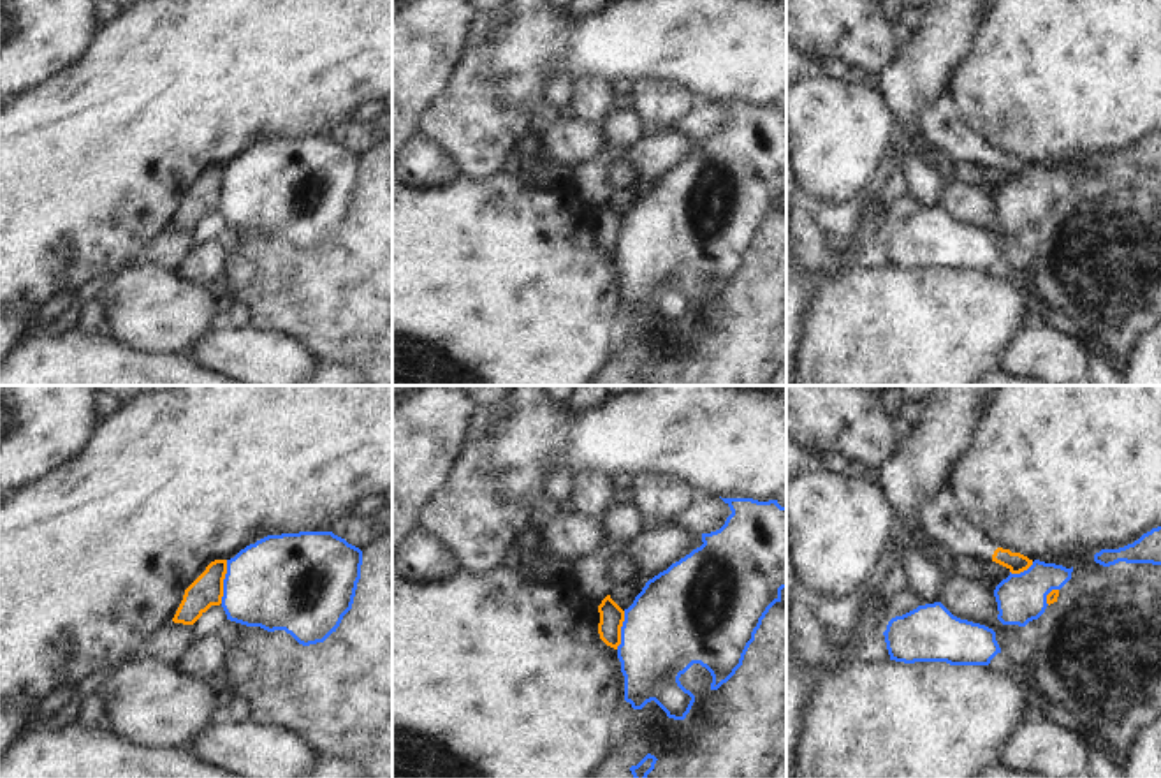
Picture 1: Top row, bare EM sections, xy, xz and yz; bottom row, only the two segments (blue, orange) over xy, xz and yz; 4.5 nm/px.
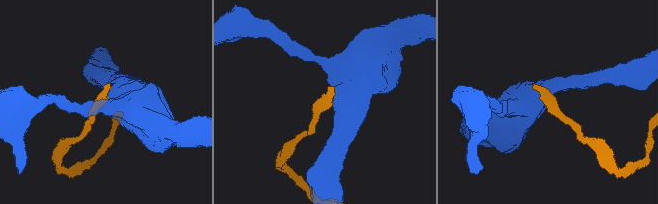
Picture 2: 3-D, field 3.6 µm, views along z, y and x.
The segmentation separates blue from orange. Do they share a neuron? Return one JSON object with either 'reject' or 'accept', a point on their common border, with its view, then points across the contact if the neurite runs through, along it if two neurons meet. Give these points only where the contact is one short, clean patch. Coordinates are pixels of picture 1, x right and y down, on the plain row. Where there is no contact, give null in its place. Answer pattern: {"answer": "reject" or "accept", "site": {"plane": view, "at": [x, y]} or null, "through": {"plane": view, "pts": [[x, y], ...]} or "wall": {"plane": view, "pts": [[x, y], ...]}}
{"answer": "reject", "site": {"plane": "xy", "at": [224, 187]}, "wall": {"plane": "xy", "pts": [[227, 166], [220, 208]]}}

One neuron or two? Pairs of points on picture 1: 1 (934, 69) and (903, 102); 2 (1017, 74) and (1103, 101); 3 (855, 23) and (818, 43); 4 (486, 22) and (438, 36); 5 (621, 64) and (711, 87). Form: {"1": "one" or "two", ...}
{"1": "one", "2": "one", "3": "one", "4": "two", "5": "one"}

